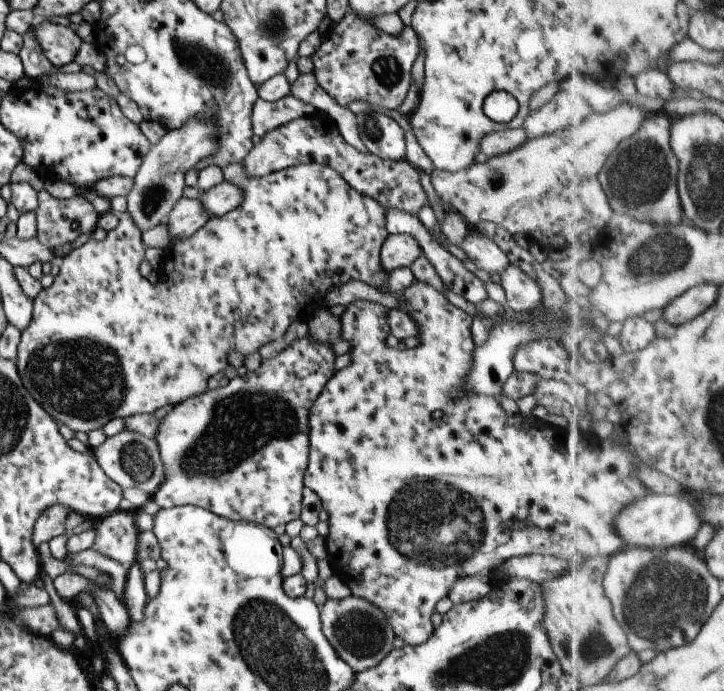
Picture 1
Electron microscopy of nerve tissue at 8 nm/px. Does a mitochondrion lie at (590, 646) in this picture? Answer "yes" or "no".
yes

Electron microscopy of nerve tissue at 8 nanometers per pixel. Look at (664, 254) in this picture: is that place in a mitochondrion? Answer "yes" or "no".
yes

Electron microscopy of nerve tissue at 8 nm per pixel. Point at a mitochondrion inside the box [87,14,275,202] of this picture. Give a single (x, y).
(195, 59)

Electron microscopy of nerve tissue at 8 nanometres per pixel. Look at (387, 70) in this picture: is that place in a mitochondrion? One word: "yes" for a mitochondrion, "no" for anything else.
yes

